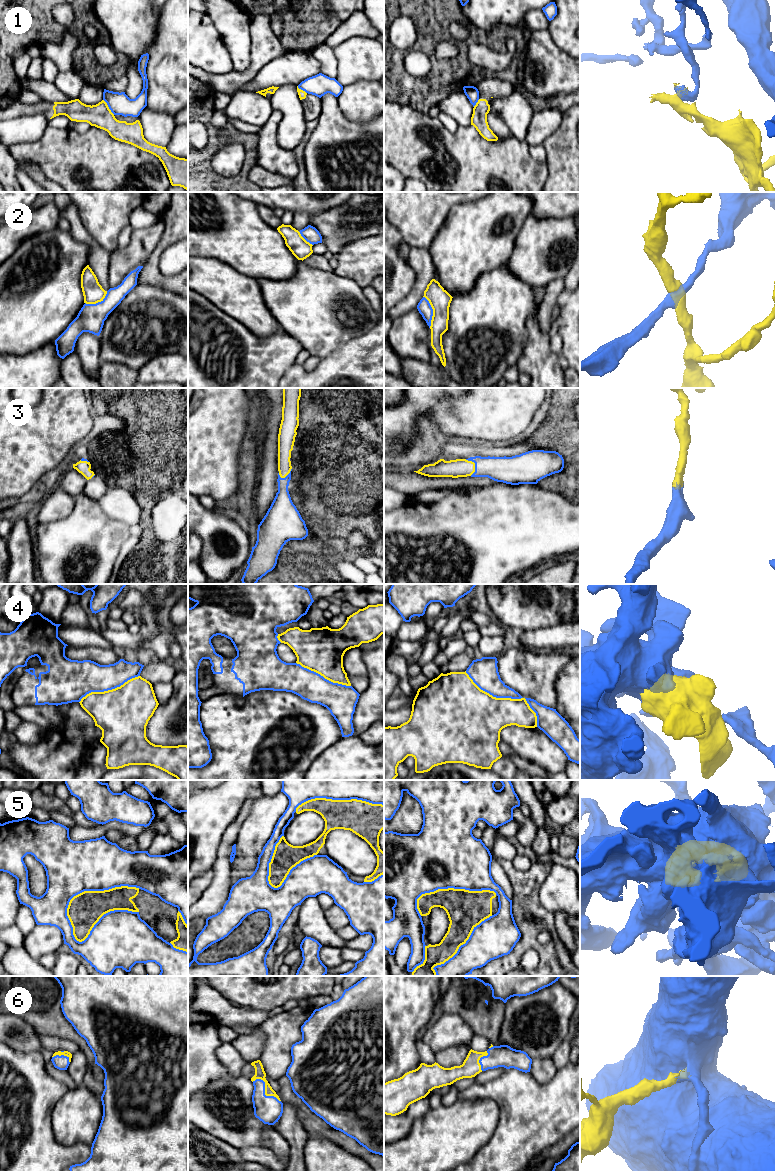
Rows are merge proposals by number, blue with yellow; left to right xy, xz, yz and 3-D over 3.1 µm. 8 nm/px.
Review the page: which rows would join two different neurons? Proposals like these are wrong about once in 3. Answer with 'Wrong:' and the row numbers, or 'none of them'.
Wrong: 1, 2, 5

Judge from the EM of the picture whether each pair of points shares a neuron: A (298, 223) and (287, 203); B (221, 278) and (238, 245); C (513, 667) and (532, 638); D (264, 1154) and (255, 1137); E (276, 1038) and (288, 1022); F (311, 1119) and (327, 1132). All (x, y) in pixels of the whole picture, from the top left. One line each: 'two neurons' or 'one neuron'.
A: two neurons
B: two neurons
C: two neurons
D: two neurons
E: one neuron
F: one neuron

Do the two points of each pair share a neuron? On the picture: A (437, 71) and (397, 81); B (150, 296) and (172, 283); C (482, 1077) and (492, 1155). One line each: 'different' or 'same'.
A: same
B: different
C: different

